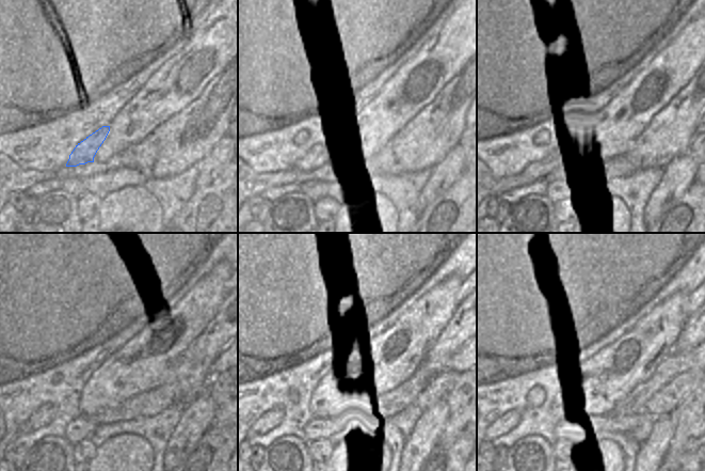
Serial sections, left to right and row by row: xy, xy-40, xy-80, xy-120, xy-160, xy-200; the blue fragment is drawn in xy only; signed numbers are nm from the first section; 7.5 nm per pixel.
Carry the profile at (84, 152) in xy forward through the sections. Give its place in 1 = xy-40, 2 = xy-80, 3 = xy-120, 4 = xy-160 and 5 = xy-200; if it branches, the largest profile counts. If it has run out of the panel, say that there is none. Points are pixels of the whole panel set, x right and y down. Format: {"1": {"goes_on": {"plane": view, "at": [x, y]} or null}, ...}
{"1": {"goes_on": {"plane": "xy-40", "at": [320, 154]}}, "2": {"goes_on": {"plane": "xy-80", "at": [535, 171]}}, "3": {"goes_on": {"plane": "xy-120", "at": [45, 413]}}, "4": {"goes_on": {"plane": "xy-160", "at": [272, 419]}}, "5": {"goes_on": {"plane": "xy-200", "at": [507, 422]}}}

